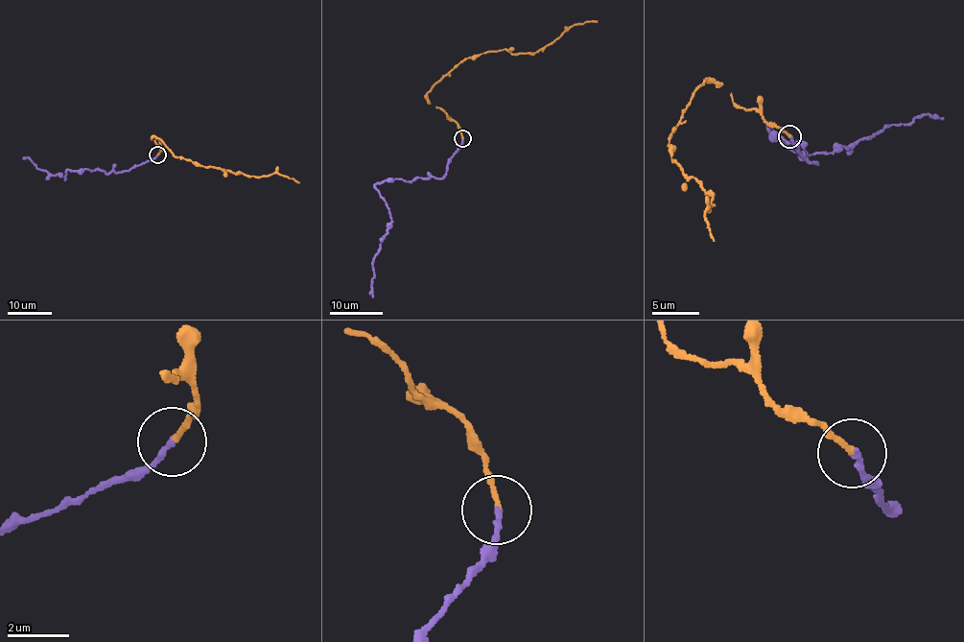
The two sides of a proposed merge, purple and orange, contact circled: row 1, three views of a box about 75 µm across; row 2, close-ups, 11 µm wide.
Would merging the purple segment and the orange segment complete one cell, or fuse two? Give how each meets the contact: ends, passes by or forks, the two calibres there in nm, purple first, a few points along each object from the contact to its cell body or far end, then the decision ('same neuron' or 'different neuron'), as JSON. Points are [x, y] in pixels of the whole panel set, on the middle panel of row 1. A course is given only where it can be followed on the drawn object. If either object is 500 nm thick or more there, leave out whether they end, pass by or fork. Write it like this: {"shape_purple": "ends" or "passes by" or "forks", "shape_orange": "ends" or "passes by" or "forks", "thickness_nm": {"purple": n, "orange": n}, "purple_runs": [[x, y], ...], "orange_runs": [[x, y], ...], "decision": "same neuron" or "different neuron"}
{"shape_purple": "ends", "shape_orange": "ends", "thickness_nm": {"purple": 200, "orange": 140}, "purple_runs": [[462, 138], [442, 178], [404, 181], [395, 178], [375, 185], [387, 202], [391, 227], [373, 259], [373, 297]], "orange_runs": [[461, 137], [458, 125], [427, 99], [431, 87], [463, 60], [504, 49], [535, 53], [570, 28], [597, 21]], "decision": "same neuron"}

